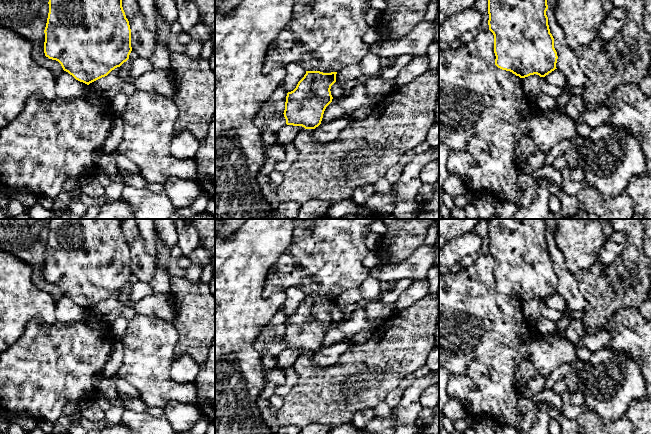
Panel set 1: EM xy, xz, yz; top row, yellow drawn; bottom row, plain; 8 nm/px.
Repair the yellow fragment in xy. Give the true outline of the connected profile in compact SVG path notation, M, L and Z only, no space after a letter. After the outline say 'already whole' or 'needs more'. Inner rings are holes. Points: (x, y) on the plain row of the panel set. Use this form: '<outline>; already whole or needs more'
M49 219L44 277L87 309L107 300L129 283L131 253L120 219Z; already whole

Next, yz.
M488 219L489 254L494 259L495 289L510 295L520 302L537 298L545 301L556 292L557 276L554 272L554 262L550 257L547 223L544 219Z; already whole

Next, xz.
M306 295L296 312L287 317L284 341L287 349L315 353L321 348L326 331L332 326L331 310L337 296Z; already whole

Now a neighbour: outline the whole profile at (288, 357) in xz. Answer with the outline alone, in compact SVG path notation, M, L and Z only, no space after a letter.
M285 349L281 354L277 356L276 367L286 369L293 366L296 360L305 352L302 350Z

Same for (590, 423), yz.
M586 410L578 418L580 430L578 434L633 434L629 420L620 418L612 424L605 424L592 411Z

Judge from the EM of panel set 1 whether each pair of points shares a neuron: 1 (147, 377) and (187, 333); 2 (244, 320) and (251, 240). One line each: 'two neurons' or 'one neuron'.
1: two neurons
2: one neuron

